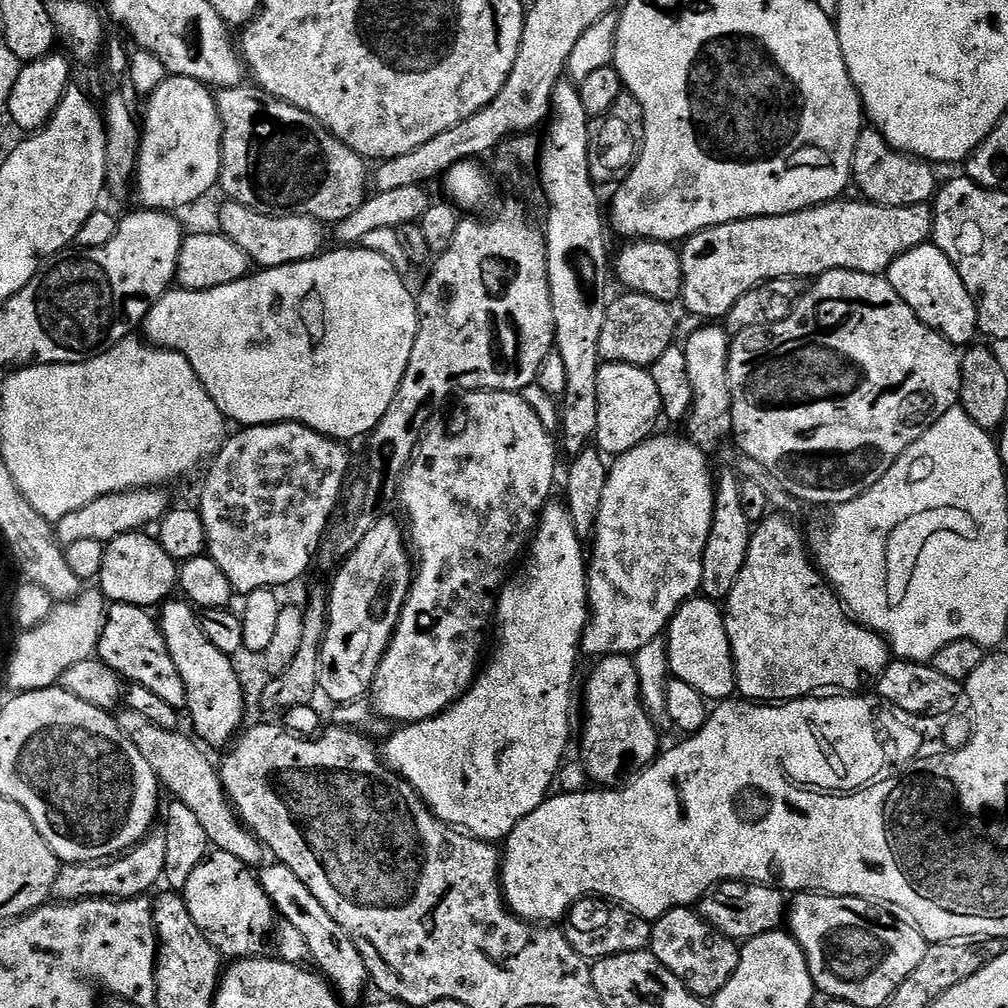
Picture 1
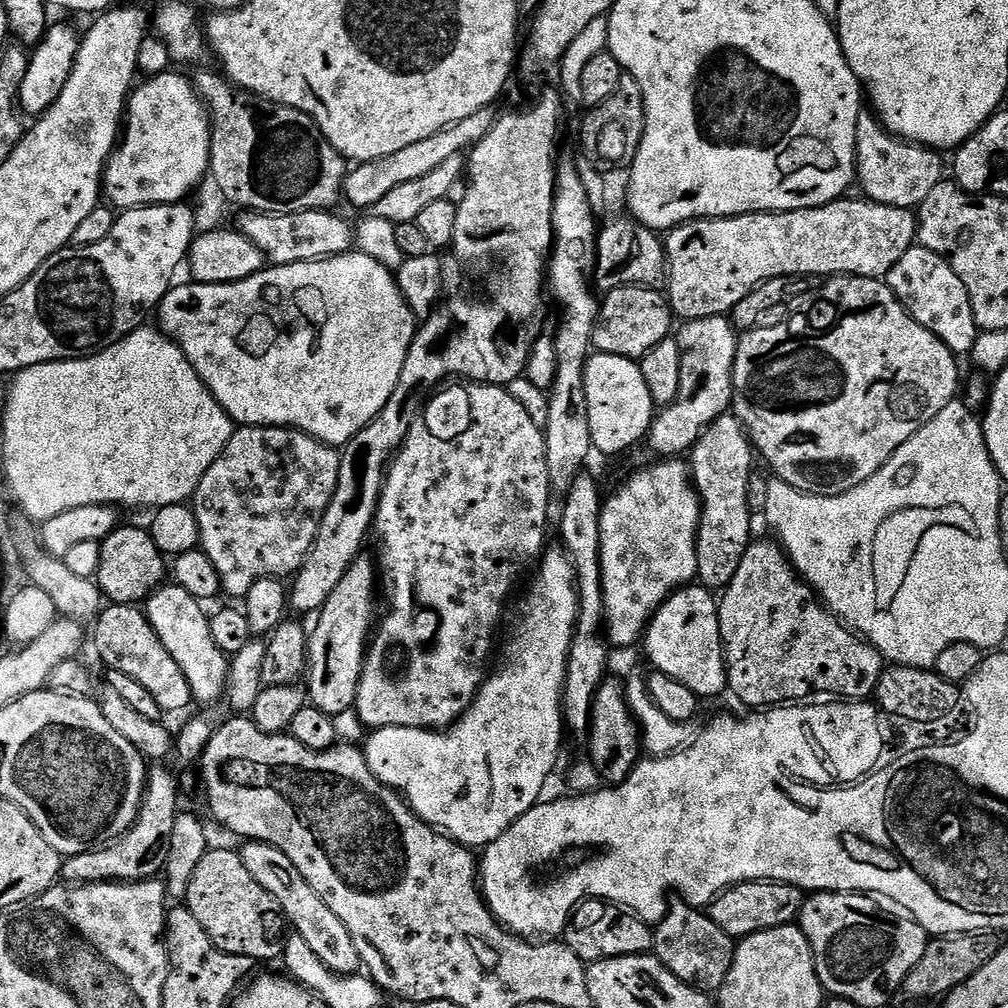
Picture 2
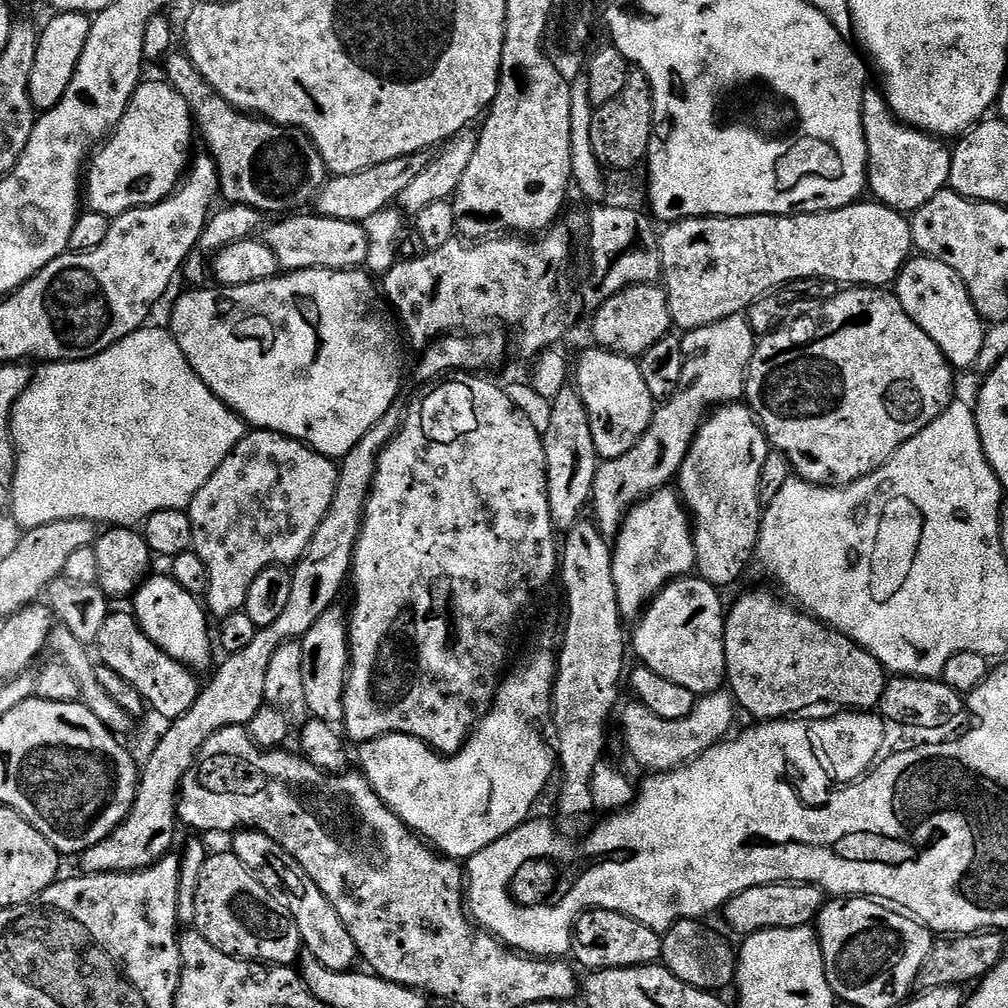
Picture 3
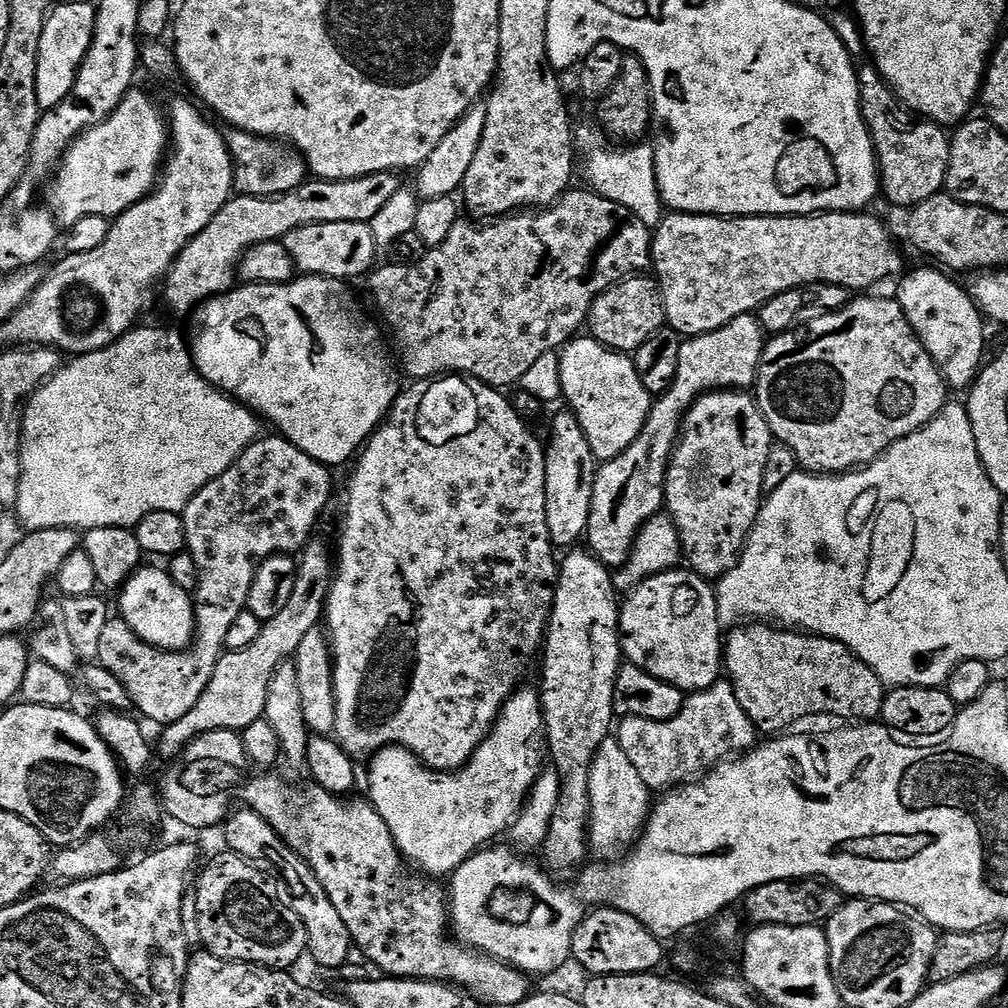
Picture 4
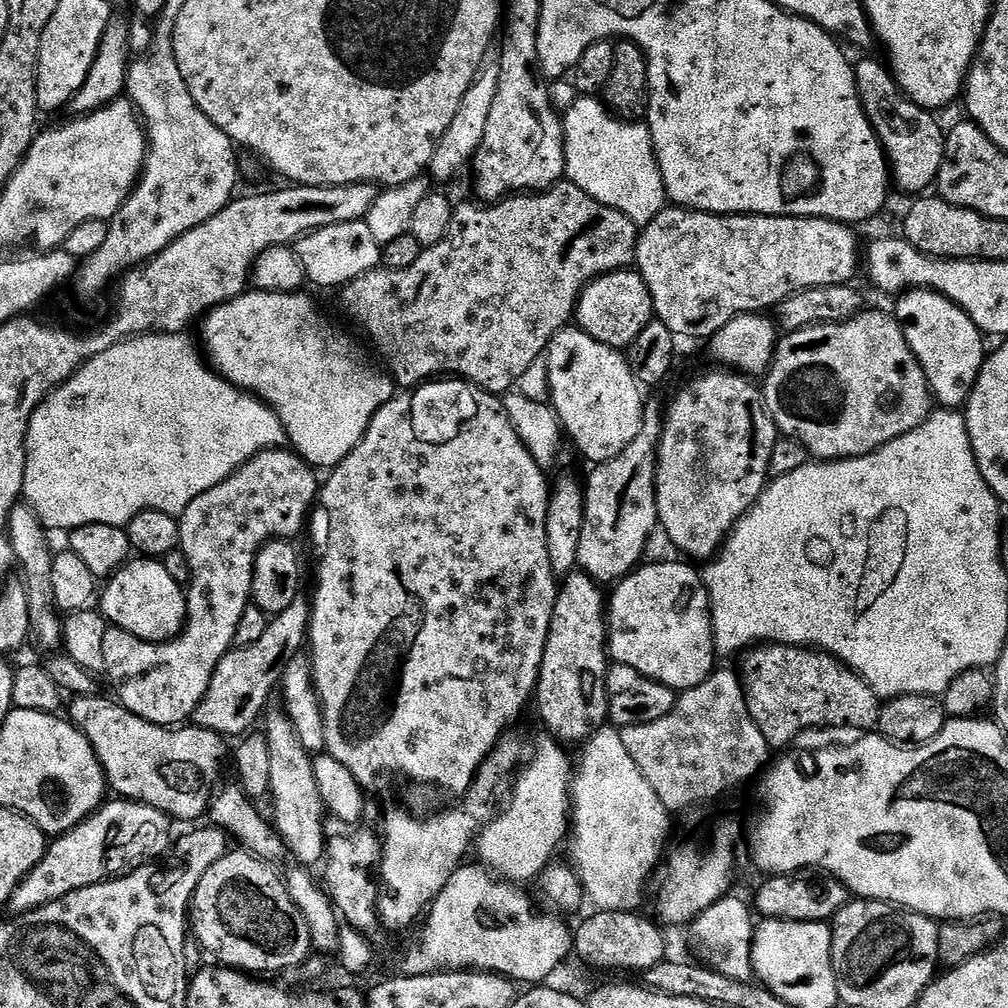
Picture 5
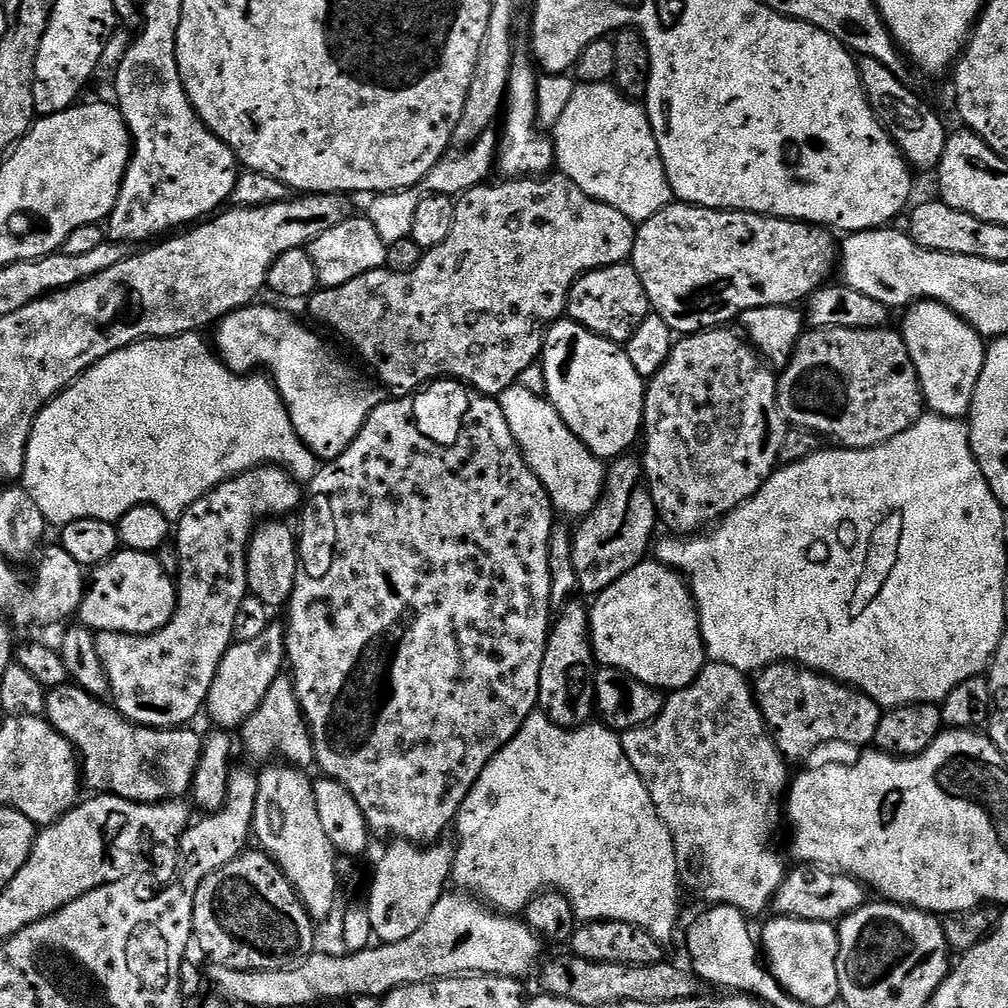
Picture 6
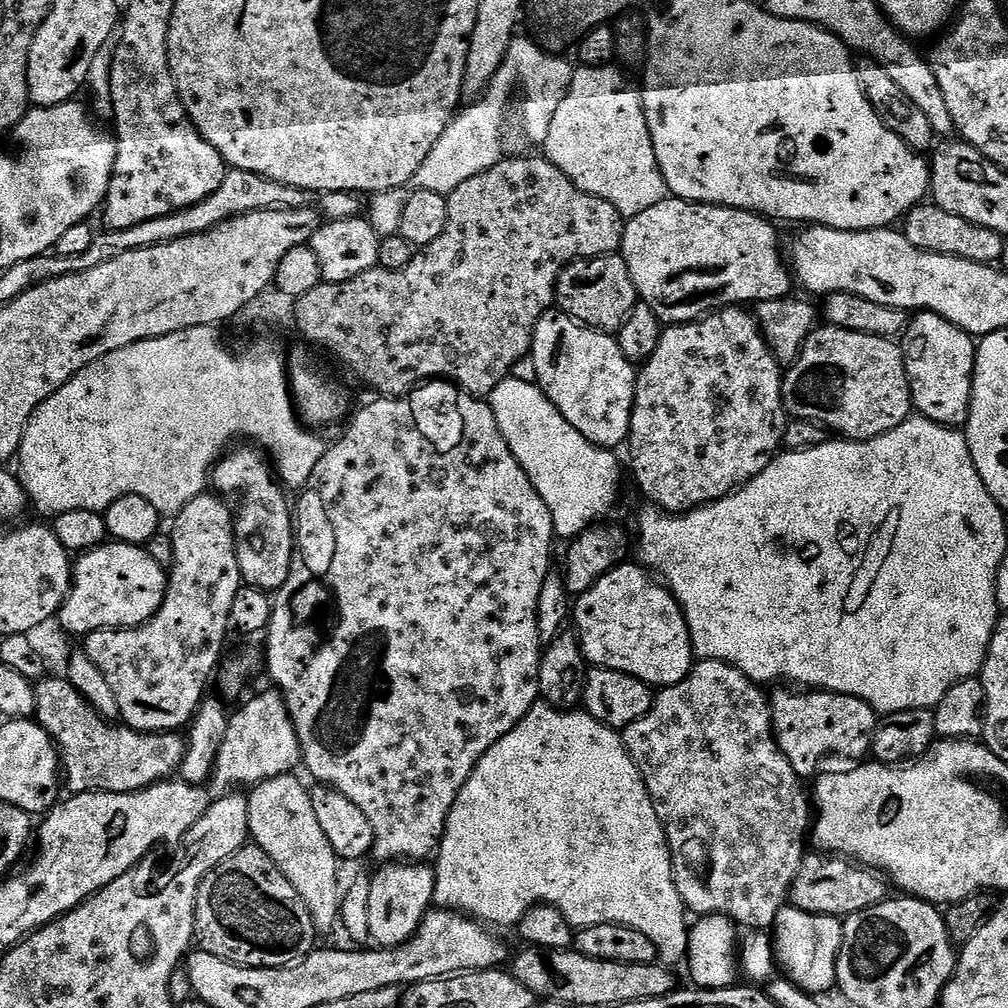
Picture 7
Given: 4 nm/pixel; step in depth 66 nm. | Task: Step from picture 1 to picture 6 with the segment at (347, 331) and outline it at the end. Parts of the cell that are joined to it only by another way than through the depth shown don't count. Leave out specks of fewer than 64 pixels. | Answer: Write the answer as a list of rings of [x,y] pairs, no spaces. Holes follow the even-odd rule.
[[[253,302],[246,308],[240,308],[215,325],[215,351],[232,372],[252,374],[257,370],[266,370],[272,383],[276,385],[282,402],[288,408],[290,422],[298,438],[302,438],[302,442],[314,453],[317,461],[336,460],[348,449],[350,442],[358,438],[372,411],[384,403],[385,393],[375,392],[370,381],[360,380],[359,374],[346,361],[335,360],[331,350],[306,325],[291,320],[280,308],[267,308],[260,303]]]

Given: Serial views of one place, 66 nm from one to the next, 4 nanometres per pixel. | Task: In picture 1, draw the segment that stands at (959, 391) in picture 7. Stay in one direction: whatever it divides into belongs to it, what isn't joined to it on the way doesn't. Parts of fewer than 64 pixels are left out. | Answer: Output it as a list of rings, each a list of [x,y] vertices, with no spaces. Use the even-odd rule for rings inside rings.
[[[919,244],[899,256],[888,267],[886,278],[890,286],[894,286],[898,298],[914,310],[916,317],[935,332],[942,333],[951,344],[968,346],[977,339],[976,307],[972,296],[966,290],[958,270],[954,270],[954,262],[950,262],[950,258],[946,258],[946,254],[942,254],[935,244]]]

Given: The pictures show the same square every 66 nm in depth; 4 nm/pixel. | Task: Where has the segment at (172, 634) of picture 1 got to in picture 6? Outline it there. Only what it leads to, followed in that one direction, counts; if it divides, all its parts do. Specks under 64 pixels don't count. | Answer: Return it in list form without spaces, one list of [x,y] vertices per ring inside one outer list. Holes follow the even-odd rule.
[[[117,551],[108,561],[91,573],[84,601],[80,603],[78,620],[85,628],[98,632],[125,632],[149,636],[172,621],[176,609],[177,585],[162,570],[151,552]]]

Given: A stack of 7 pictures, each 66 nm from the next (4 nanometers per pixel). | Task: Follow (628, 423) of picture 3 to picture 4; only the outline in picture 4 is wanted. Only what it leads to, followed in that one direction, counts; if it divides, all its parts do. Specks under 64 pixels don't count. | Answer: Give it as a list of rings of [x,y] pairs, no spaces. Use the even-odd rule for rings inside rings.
[[[580,334],[559,349],[561,362],[561,397],[563,403],[578,418],[582,434],[590,444],[597,461],[618,458],[642,430],[652,409],[653,396],[642,386],[638,370],[632,365],[632,356],[613,352],[591,335]]]

